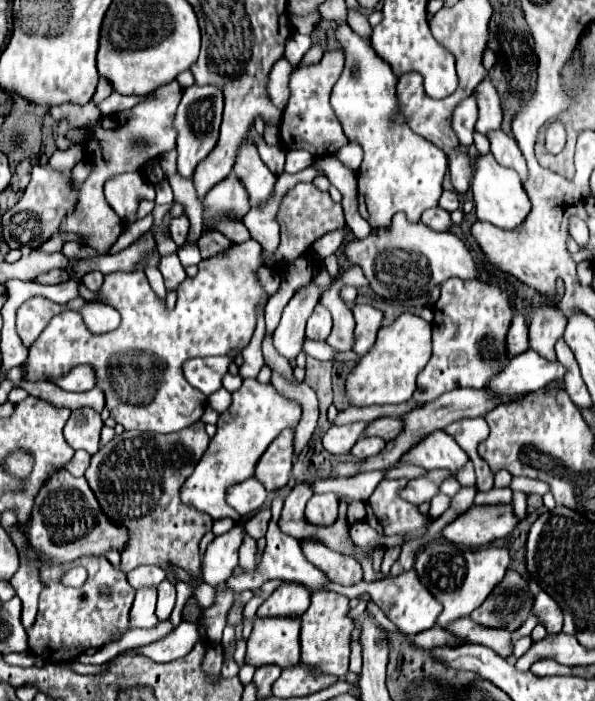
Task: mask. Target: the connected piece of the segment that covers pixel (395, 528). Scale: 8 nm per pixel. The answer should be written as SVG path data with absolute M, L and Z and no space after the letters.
M398 478L398 480L382 480L370 500L366 502L366 522L384 536L392 534L404 534L406 540L424 536L430 518L426 514L420 514L418 508L410 502L404 502L398 496L398 490L404 488L408 480Z

